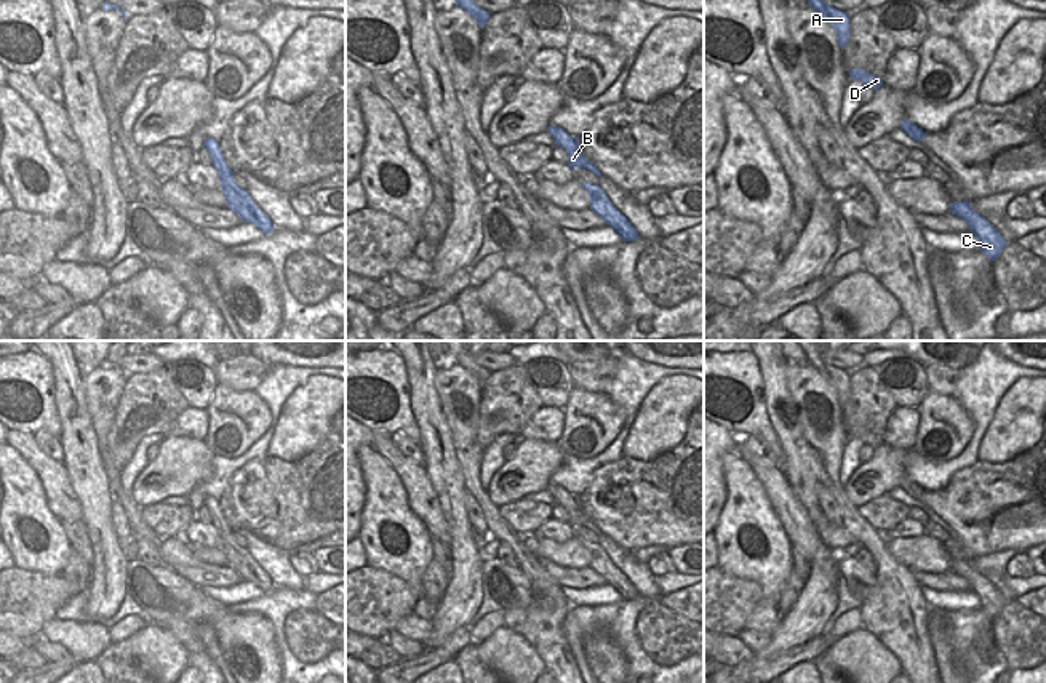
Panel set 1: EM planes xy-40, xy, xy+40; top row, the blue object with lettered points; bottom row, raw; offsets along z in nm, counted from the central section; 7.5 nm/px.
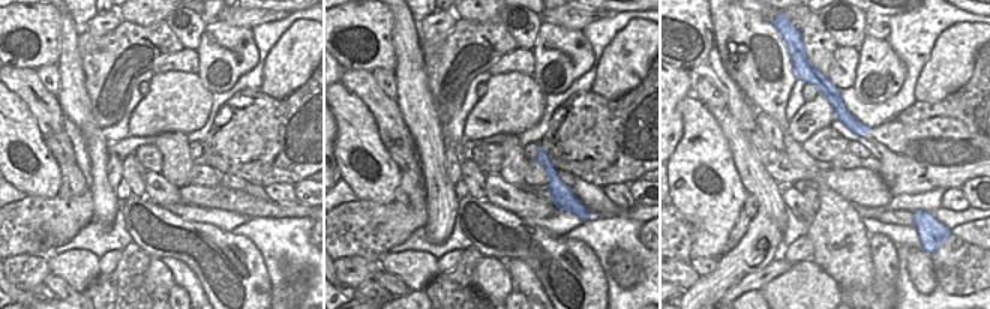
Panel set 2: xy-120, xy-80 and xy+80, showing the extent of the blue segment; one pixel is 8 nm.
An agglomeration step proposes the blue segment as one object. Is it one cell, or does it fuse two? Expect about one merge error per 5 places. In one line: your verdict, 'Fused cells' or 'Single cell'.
Single cell.

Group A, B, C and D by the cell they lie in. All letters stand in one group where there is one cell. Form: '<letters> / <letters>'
A B C D

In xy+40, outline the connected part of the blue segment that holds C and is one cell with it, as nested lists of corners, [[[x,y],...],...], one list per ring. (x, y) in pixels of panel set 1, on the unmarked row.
[[[953,560],[950,569],[969,584],[971,590],[980,600],[980,609],[995,619],[1008,600],[985,576],[971,566],[971,561],[972,560]]]

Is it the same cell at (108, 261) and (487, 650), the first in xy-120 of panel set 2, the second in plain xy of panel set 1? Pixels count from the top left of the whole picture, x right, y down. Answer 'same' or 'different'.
different

